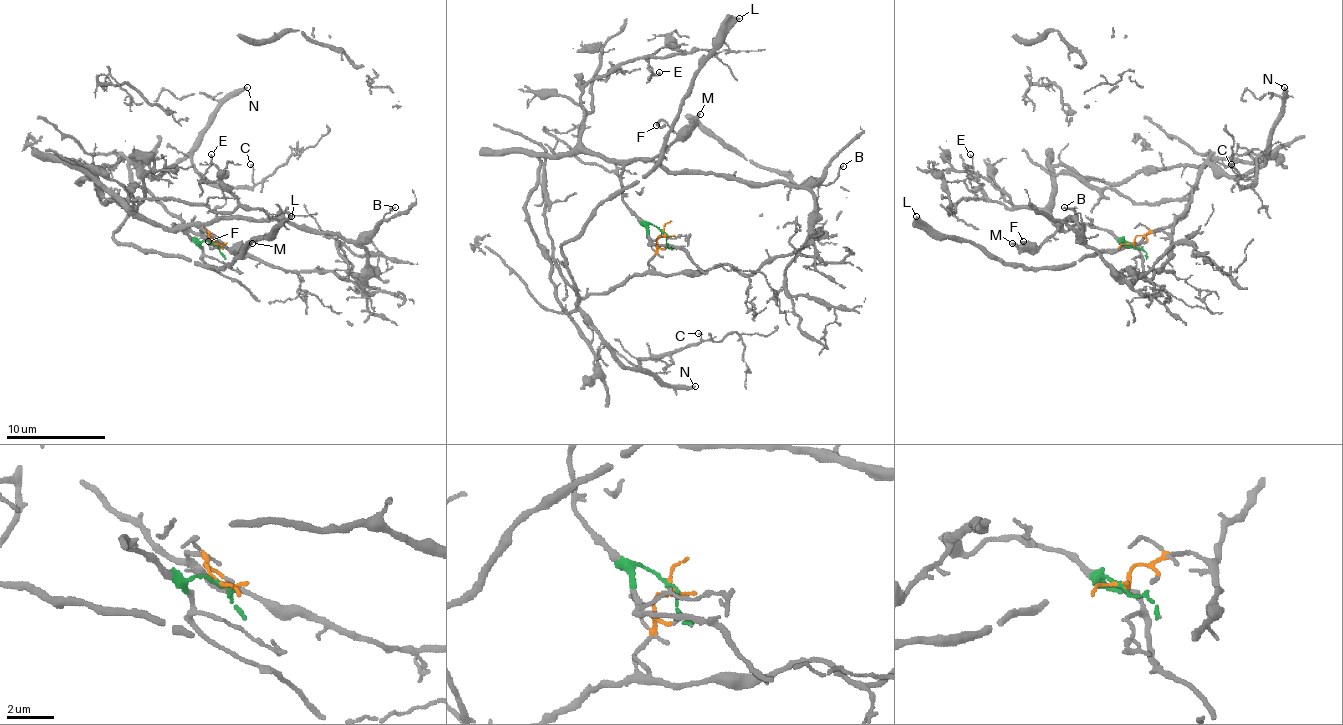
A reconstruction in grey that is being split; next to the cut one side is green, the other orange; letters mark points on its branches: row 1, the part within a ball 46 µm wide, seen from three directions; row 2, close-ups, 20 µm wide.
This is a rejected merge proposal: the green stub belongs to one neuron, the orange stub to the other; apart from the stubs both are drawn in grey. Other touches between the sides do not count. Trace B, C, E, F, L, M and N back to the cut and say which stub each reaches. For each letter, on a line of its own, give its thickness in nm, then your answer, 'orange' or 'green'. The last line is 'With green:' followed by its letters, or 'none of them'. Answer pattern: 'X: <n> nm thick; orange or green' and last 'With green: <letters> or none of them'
B: 140 nm thick; green
C: 120 nm thick; orange
E: 110 nm thick; green
F: 240 nm thick; green
L: 280 nm thick; orange
M: 240 nm thick; green
N: 280 nm thick; orange
With green: B, E, F, M

